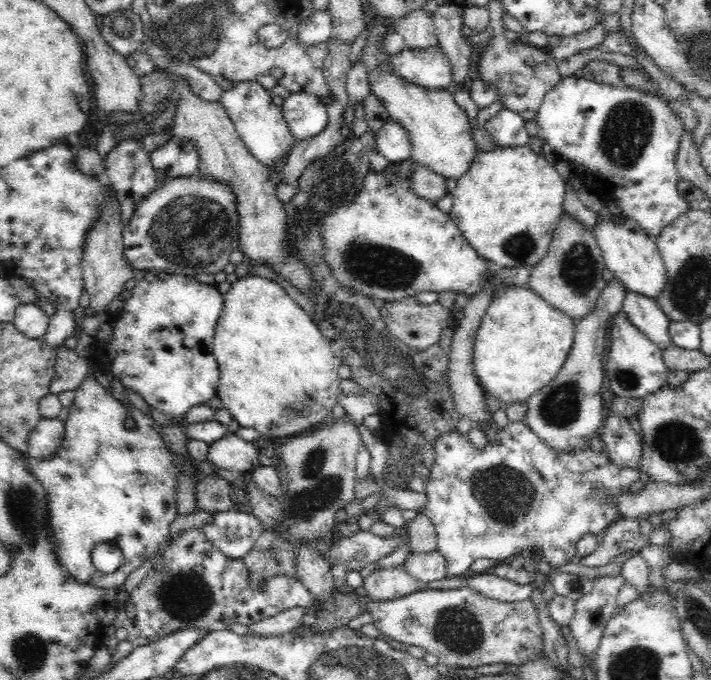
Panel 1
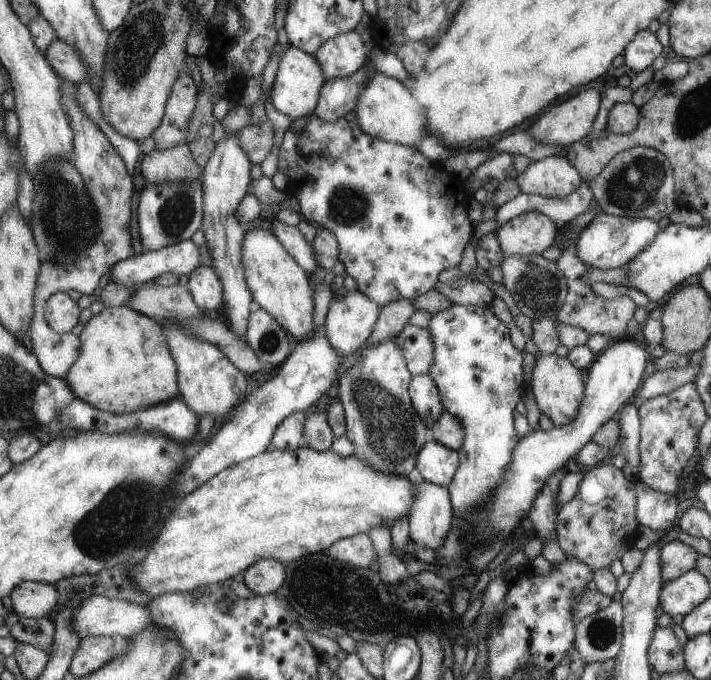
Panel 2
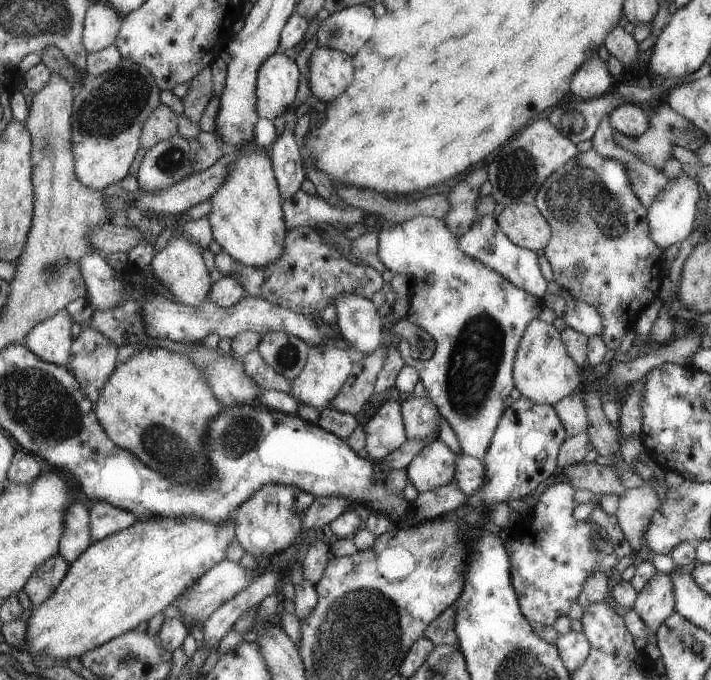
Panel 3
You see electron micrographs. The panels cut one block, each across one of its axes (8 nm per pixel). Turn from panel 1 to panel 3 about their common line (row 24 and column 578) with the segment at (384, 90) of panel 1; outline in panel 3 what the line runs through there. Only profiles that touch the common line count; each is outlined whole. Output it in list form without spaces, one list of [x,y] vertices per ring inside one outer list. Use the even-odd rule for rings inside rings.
[[[539,319],[530,320],[519,341],[512,366],[515,388],[521,397],[552,406],[569,395],[569,392],[573,392],[573,388],[579,384],[579,370],[563,345],[559,340],[559,332],[553,328],[552,323],[545,324]]]

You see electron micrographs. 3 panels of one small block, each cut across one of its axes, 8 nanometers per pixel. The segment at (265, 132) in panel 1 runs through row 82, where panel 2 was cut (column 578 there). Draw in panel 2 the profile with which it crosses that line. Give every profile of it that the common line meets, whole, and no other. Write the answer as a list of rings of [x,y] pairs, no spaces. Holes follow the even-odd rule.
[[[599,212],[595,213],[592,220],[578,232],[574,245],[577,247],[579,260],[588,267],[601,268],[601,270],[623,268],[651,244],[658,233],[657,222],[651,219],[632,219]]]

